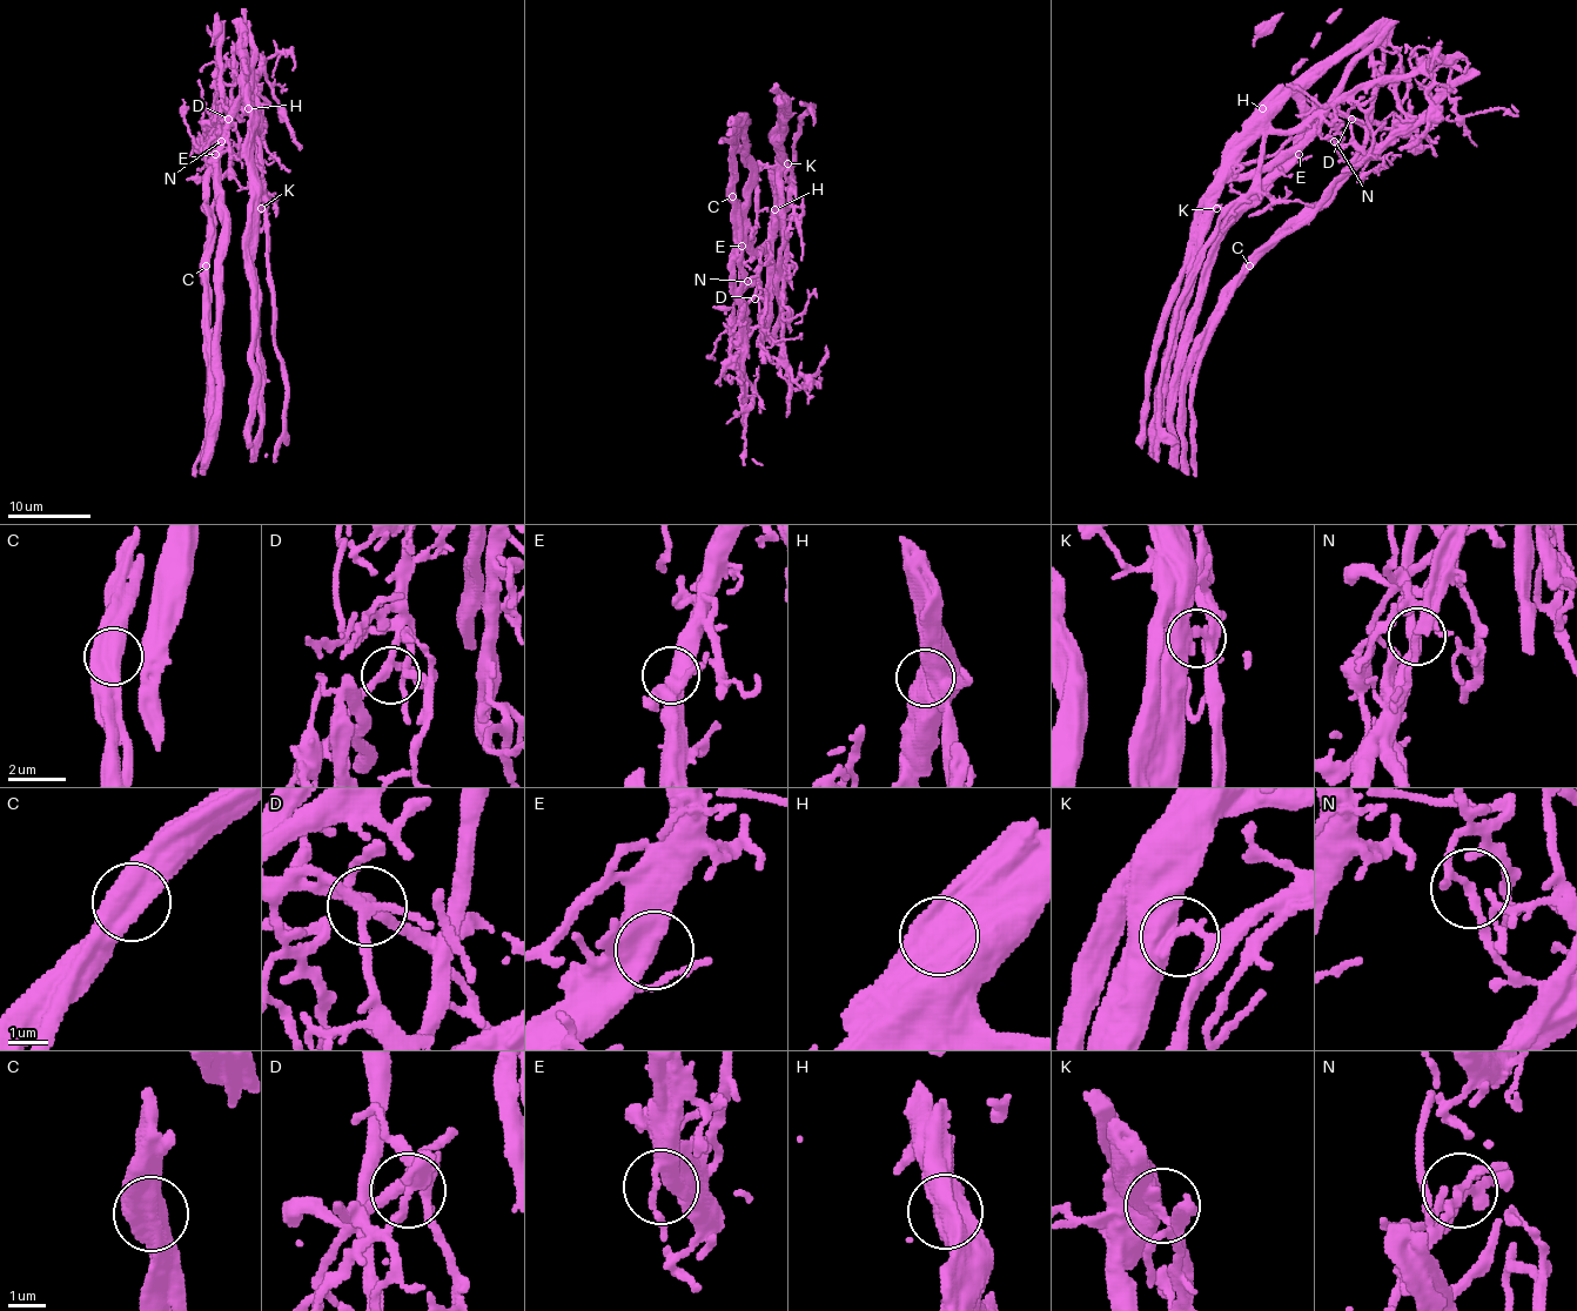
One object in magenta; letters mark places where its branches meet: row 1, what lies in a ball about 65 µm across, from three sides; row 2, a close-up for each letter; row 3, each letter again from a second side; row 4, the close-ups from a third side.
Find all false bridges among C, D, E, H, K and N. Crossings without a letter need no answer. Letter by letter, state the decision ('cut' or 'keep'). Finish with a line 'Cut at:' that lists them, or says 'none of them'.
C: cut
D: keep
E: keep
H: cut
K: keep
N: cut
Cut at: C, H, N

